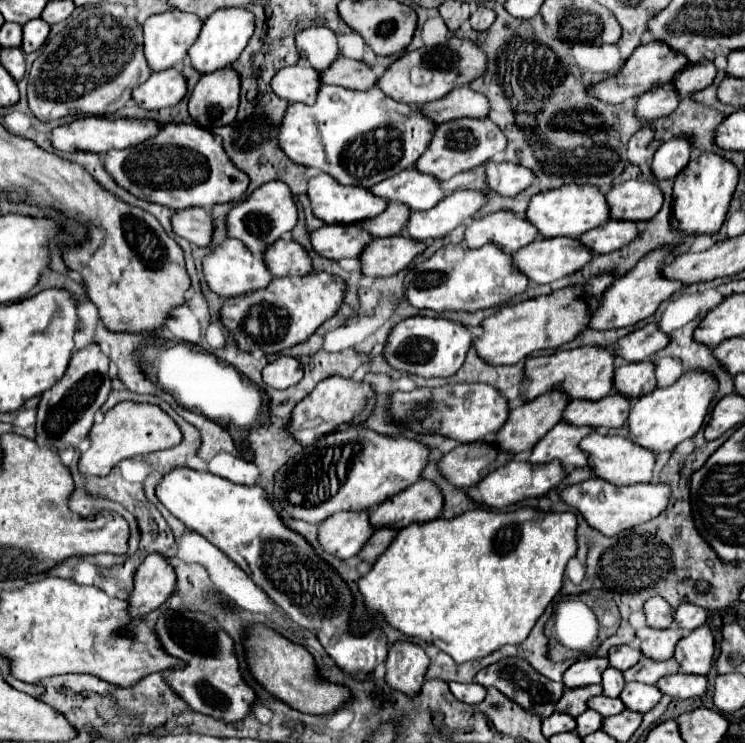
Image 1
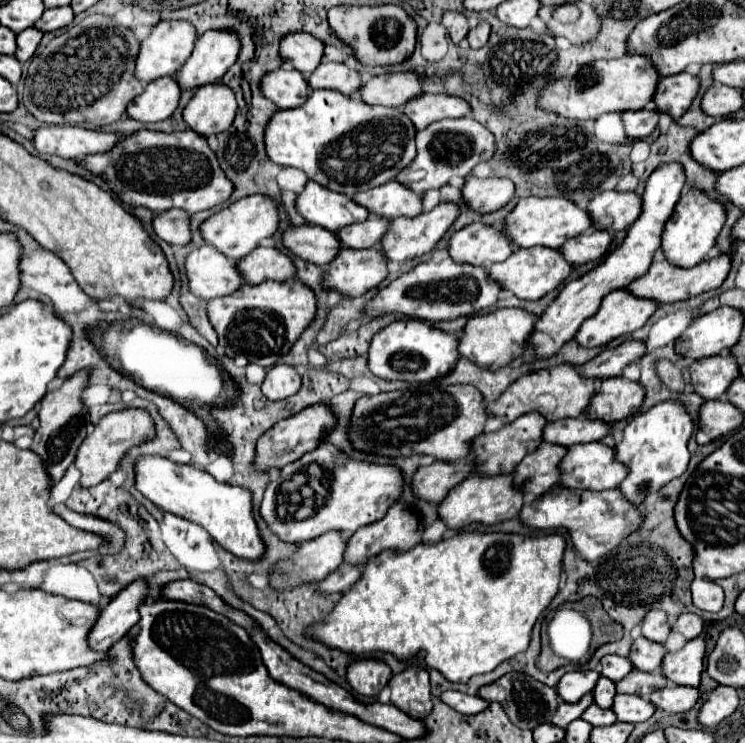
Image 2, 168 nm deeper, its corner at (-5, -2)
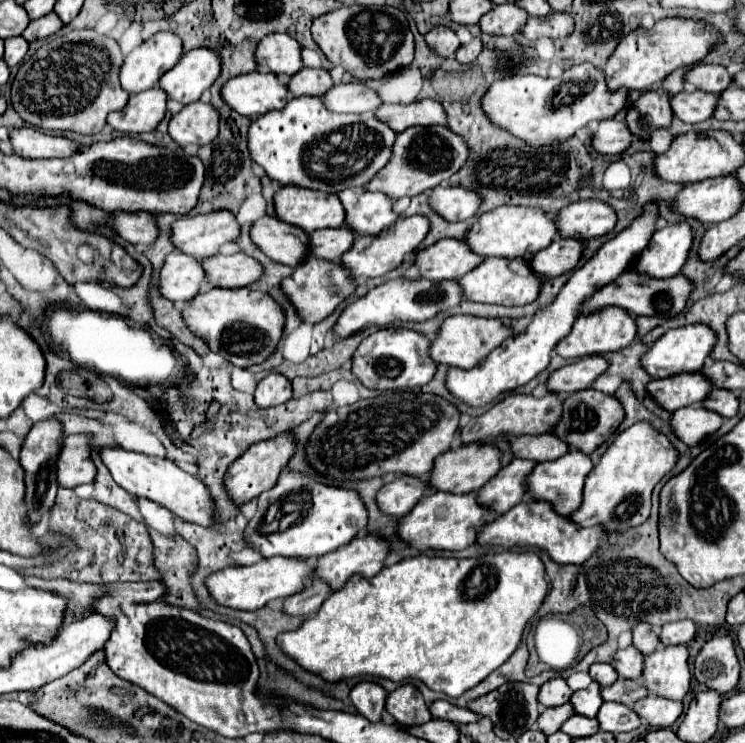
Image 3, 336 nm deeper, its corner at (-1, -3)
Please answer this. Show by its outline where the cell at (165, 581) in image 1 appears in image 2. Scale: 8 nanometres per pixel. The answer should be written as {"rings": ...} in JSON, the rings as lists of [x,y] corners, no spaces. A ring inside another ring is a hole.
{"rings":[[[140,578],[126,586],[116,598],[104,606],[88,632],[88,646],[96,652],[106,652],[114,642],[118,642],[134,622],[138,622],[138,606],[144,602],[146,584]]]}

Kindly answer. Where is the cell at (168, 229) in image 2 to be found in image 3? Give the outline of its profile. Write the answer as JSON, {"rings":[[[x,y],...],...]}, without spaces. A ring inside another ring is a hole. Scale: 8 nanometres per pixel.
{"rings":[[[146,211],[118,213],[112,223],[118,235],[122,235],[126,241],[134,245],[152,245],[160,235],[156,217]]]}

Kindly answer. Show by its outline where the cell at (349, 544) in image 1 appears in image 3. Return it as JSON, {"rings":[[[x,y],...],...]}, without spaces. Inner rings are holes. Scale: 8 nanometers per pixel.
{"rings":[[[276,555],[248,567],[228,567],[224,571],[218,571],[216,575],[210,575],[206,579],[206,585],[220,605],[254,611],[268,605],[270,601],[296,595],[306,587],[306,583],[312,577],[314,577],[314,559],[284,559]]]}

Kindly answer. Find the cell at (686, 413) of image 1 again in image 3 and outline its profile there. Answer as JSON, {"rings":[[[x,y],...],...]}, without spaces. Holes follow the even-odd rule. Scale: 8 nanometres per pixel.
{"rings":[[[648,421],[634,423],[616,435],[600,463],[590,471],[584,485],[582,507],[570,517],[582,527],[594,527],[602,523],[610,533],[618,533],[624,527],[636,527],[644,523],[652,507],[652,489],[666,473],[676,467],[678,457],[678,449],[664,433],[656,431]]]}

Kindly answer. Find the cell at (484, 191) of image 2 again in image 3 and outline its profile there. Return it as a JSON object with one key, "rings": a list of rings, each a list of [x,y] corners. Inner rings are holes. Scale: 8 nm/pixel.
{"rings":[[[436,187],[430,197],[432,209],[442,215],[446,221],[466,221],[476,215],[482,199],[466,187]]]}

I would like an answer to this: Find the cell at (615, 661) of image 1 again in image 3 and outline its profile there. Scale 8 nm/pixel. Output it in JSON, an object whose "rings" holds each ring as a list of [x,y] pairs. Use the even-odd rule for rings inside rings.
{"rings":[[[594,663],[590,667],[590,677],[594,681],[598,681],[602,687],[606,687],[606,685],[612,685],[618,679],[618,673],[614,671],[614,667],[610,663]]]}

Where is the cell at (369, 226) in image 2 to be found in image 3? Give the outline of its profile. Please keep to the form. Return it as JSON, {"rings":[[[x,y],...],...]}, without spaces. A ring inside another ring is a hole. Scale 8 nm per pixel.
{"rings":[[[346,227],[340,229],[320,229],[310,235],[310,253],[320,259],[338,261],[350,249],[356,235],[350,235]]]}

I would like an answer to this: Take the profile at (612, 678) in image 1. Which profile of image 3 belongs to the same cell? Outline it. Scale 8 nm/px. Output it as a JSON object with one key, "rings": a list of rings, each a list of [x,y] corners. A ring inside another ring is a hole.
{"rings":[[[594,681],[586,689],[576,691],[570,699],[576,713],[586,715],[586,717],[596,717],[598,711],[600,711],[600,705],[604,703],[600,691],[602,691],[602,687],[598,687],[598,683],[594,683]]]}

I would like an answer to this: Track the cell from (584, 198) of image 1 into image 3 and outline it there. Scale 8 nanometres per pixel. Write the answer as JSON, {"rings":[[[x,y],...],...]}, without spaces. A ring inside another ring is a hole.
{"rings":[[[498,207],[488,213],[484,213],[472,229],[466,233],[464,241],[470,245],[470,249],[484,257],[530,257],[534,251],[540,251],[542,247],[548,247],[550,241],[558,235],[558,229],[554,227],[554,217],[550,217],[544,211],[538,211],[536,207]]]}

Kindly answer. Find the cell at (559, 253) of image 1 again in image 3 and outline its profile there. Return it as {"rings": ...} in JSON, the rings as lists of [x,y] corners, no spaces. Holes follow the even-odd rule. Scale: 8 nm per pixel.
{"rings":[[[484,259],[478,267],[474,267],[460,279],[460,285],[464,289],[466,299],[470,301],[512,307],[532,303],[538,297],[544,281],[546,277],[534,275],[534,271],[530,271],[530,259]]]}

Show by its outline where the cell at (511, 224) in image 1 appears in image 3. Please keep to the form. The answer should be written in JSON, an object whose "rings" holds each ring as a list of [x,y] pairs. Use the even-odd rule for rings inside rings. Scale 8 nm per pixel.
{"rings":[[[440,239],[432,247],[422,249],[416,257],[420,275],[434,281],[460,279],[482,261],[482,255],[474,255],[460,239]]]}

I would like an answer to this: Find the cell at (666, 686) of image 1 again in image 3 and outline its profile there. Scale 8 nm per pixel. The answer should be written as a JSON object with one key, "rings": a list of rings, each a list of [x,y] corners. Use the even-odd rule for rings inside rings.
{"rings":[[[648,695],[634,705],[634,711],[650,727],[670,727],[682,715],[682,703],[672,699],[660,699],[658,695]]]}

